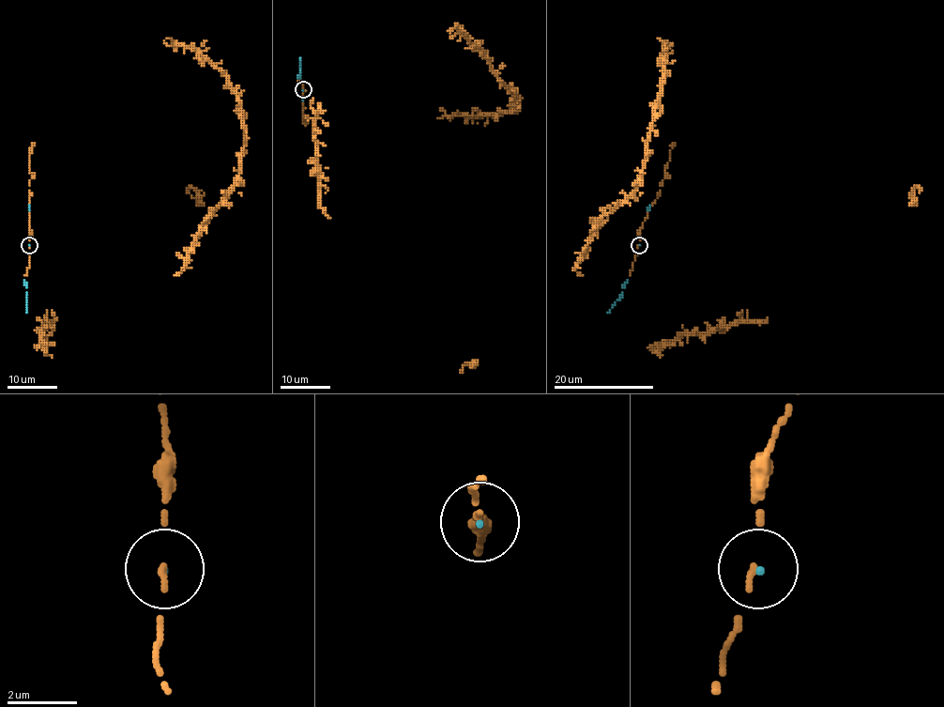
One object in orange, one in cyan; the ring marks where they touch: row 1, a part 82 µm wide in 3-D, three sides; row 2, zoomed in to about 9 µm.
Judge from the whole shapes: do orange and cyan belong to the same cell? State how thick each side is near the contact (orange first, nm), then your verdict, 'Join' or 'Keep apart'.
Thickness 110 nm (orange) against 100 nm. Join

